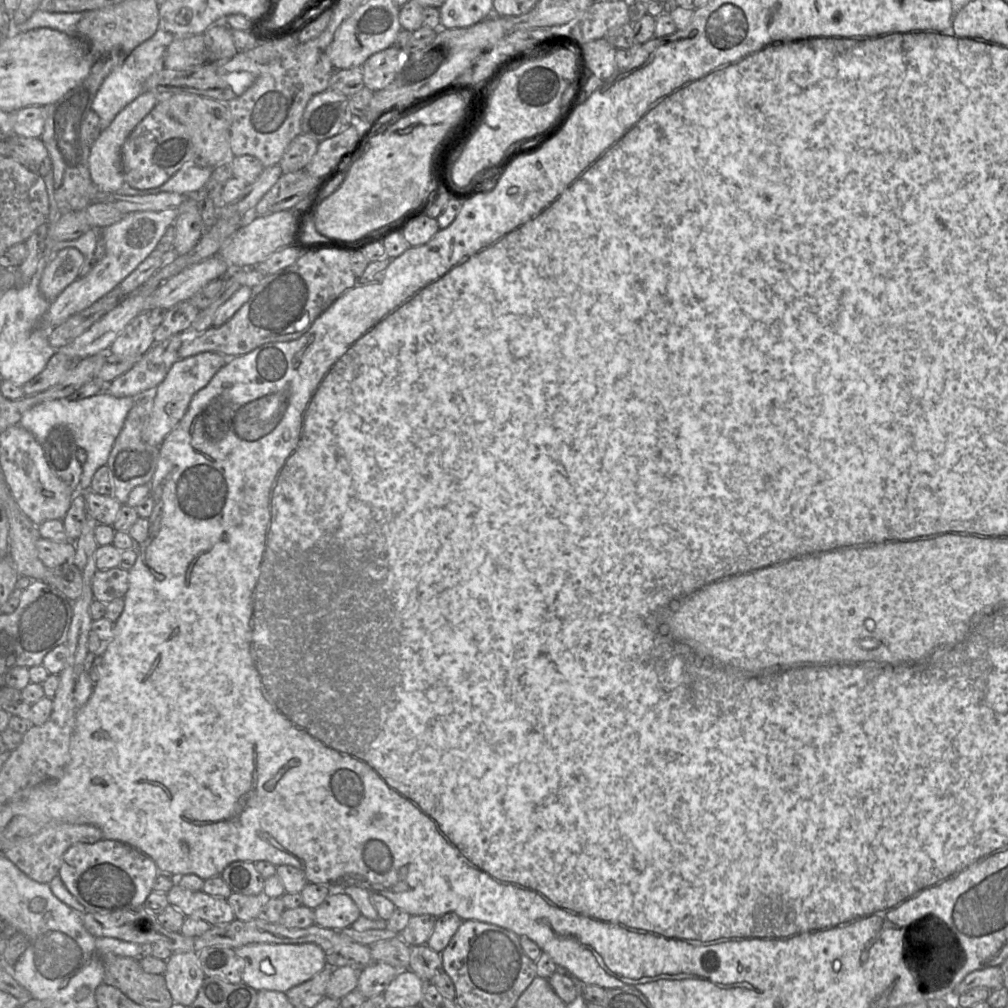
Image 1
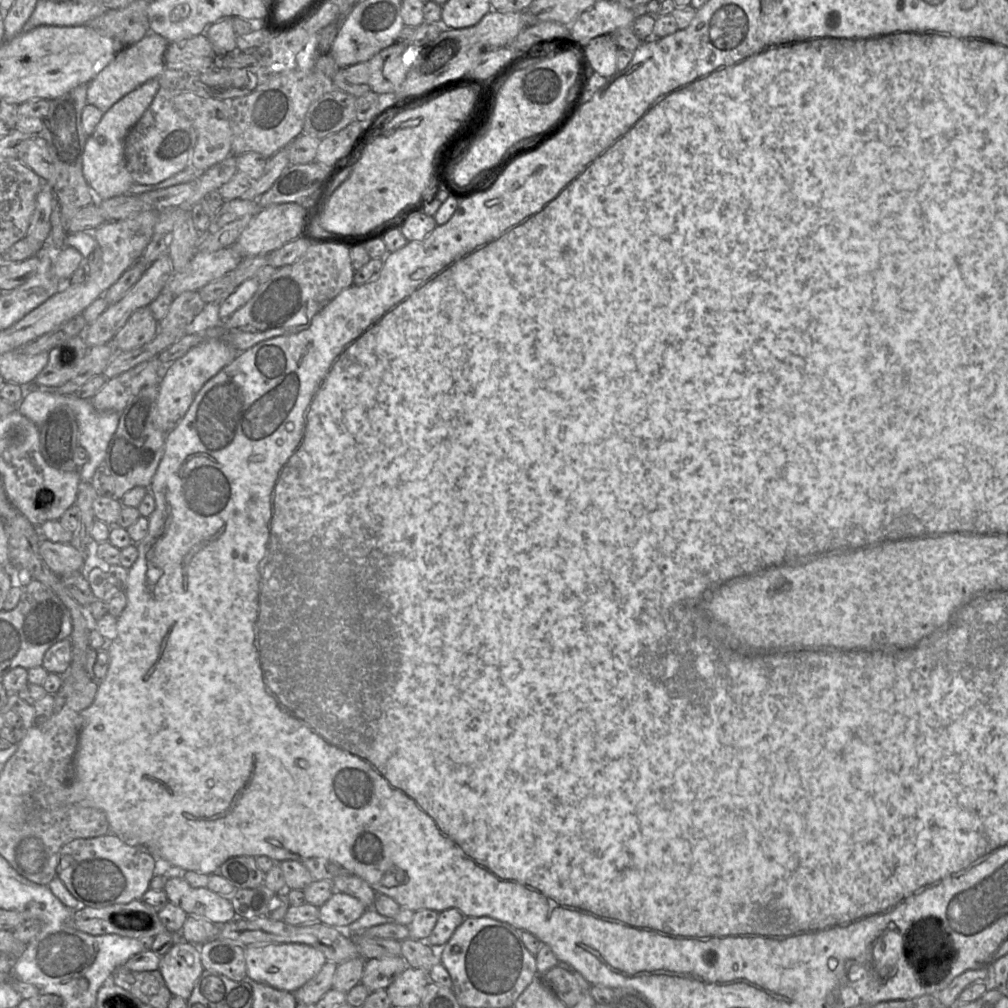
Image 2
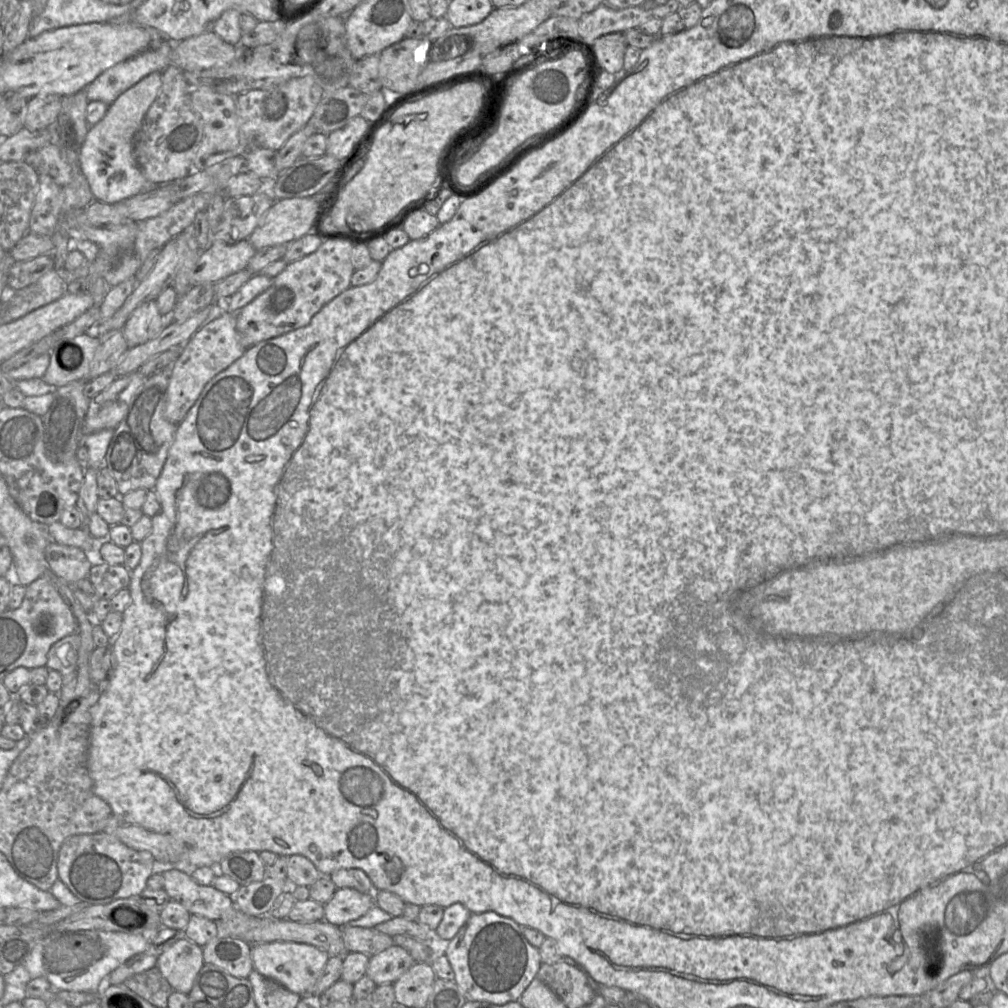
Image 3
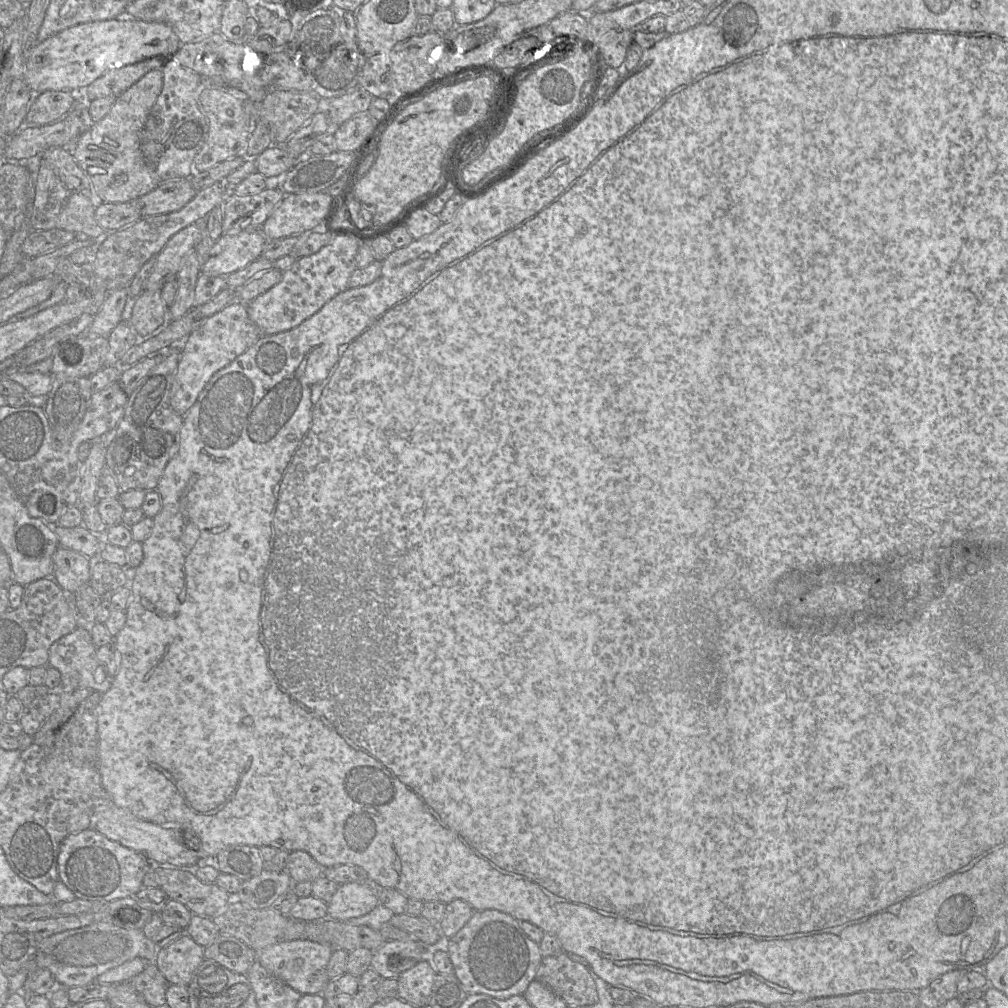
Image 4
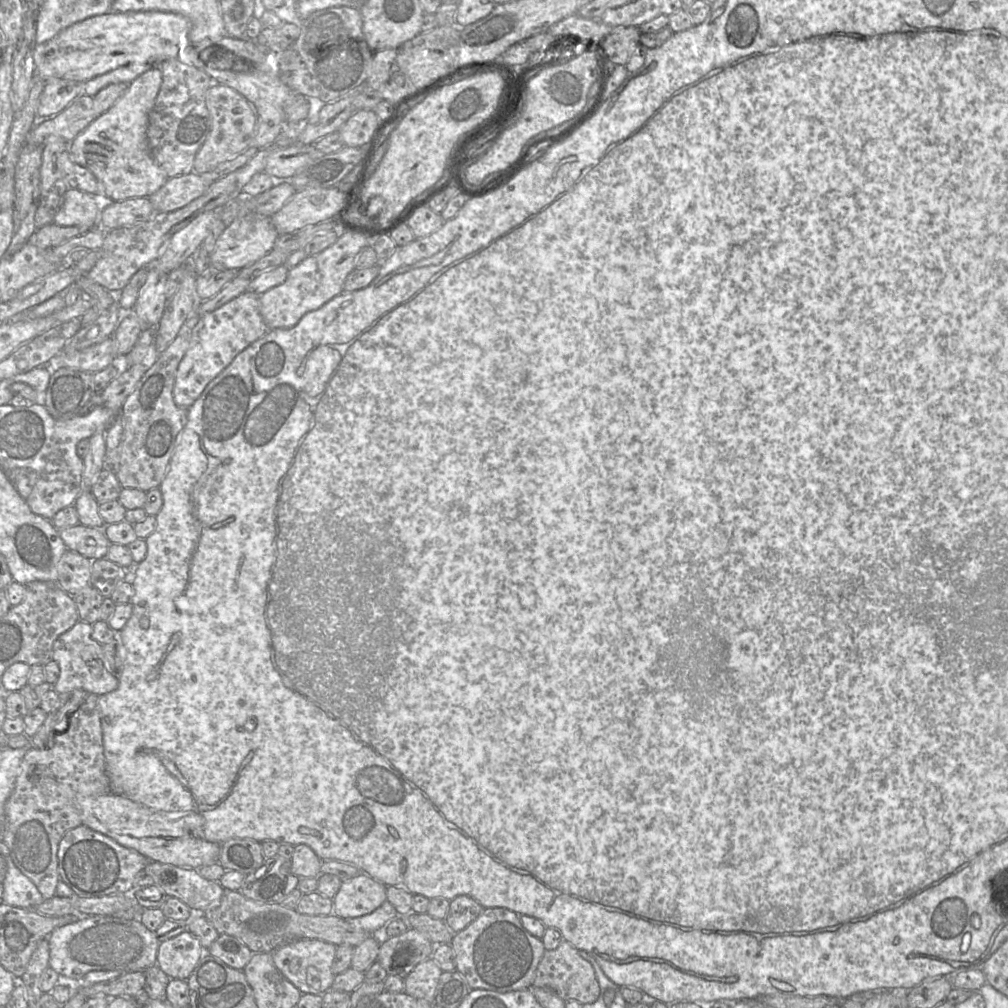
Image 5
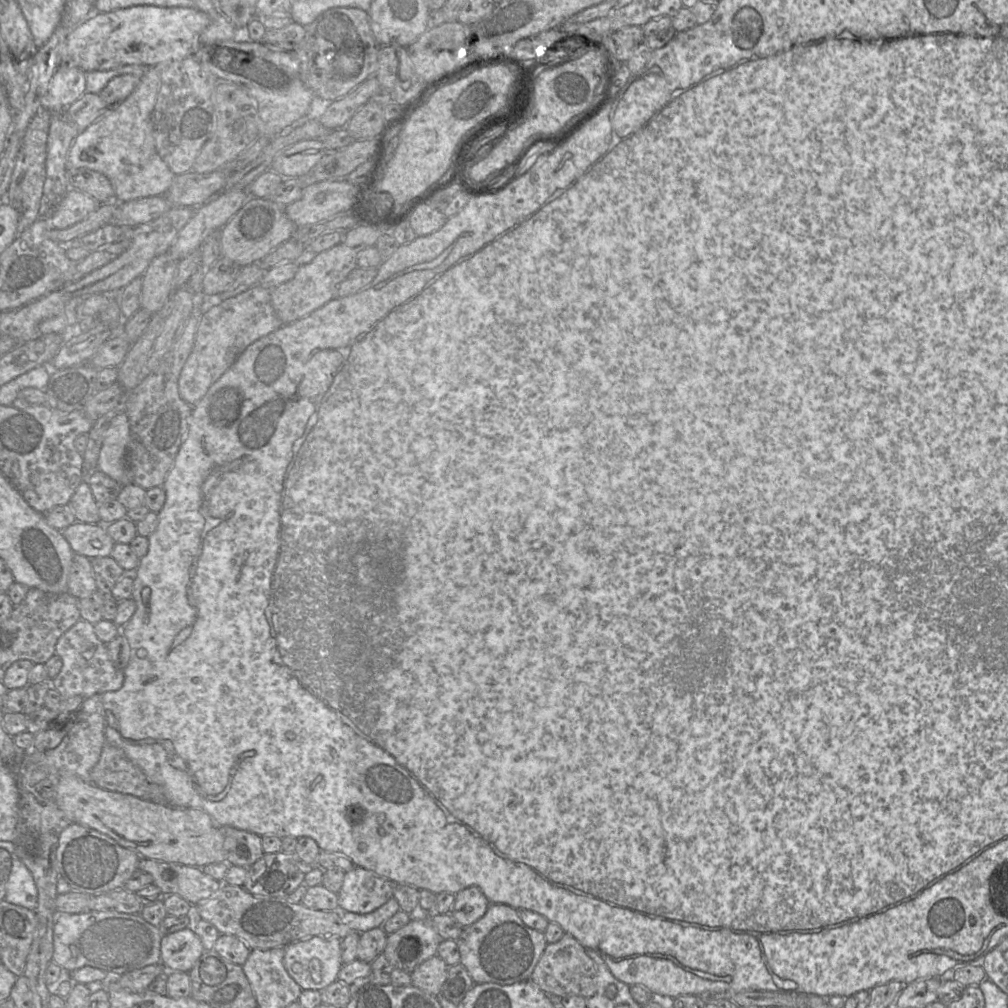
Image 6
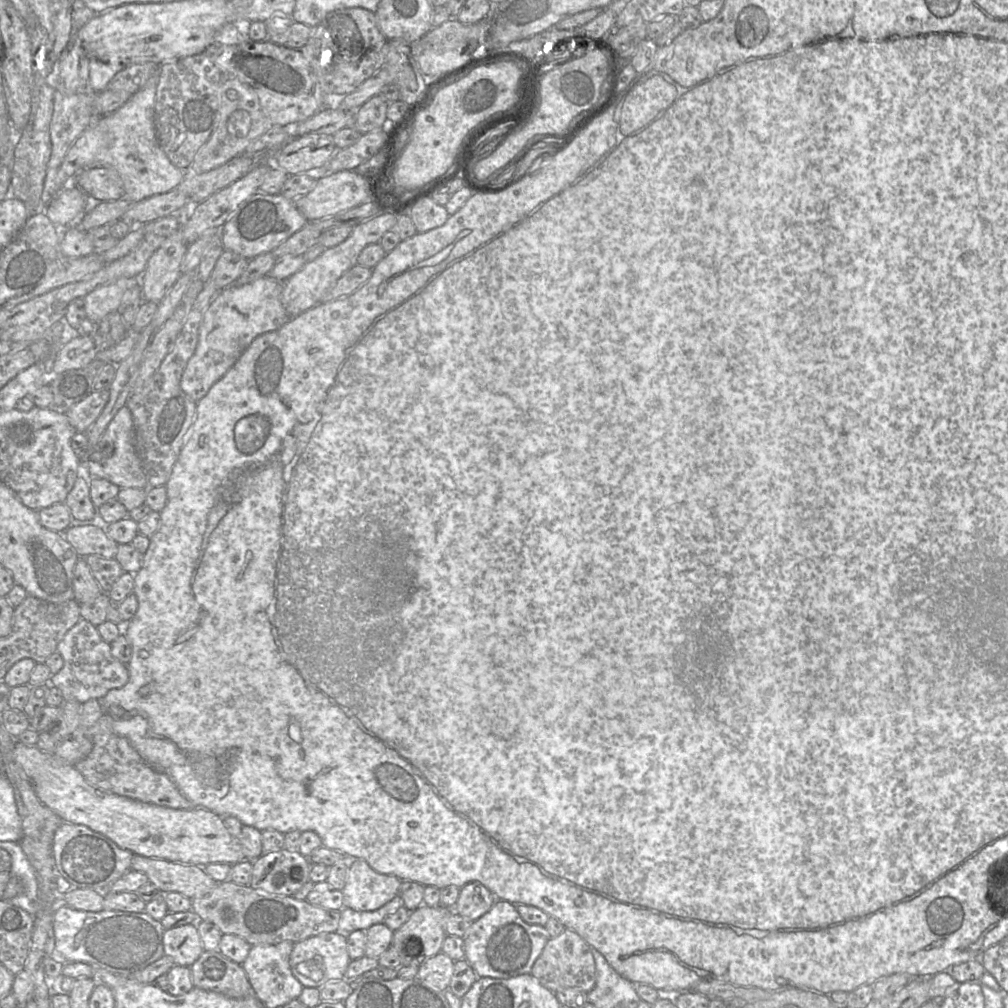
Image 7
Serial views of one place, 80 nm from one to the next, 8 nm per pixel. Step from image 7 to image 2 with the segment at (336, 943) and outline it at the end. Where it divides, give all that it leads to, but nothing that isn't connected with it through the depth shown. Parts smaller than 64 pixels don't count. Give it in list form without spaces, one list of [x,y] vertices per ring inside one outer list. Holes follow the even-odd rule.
[[[301,943],[251,944],[244,952],[247,978],[291,993],[315,977],[327,962],[320,950]]]

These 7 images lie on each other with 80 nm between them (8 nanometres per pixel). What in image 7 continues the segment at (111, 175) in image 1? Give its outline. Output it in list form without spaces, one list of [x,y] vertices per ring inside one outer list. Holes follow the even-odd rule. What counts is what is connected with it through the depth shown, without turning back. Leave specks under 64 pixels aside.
[[[159,75],[145,85],[115,112],[95,119],[73,142],[61,166],[67,177],[95,167],[112,167],[121,176],[125,197],[133,202],[174,190],[184,171],[174,166],[163,151],[154,126],[153,113]]]

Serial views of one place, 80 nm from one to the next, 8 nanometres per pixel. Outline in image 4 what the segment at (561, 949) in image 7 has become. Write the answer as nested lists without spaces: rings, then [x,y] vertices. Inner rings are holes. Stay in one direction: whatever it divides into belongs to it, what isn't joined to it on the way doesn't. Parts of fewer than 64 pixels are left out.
[[[565,951],[543,957],[535,979],[551,989],[568,1006],[587,1006],[598,1001],[590,968],[571,959]]]

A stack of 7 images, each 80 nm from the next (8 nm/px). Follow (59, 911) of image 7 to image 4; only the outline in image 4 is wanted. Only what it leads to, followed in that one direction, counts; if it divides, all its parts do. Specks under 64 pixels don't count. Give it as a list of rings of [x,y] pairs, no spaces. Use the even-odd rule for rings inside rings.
[[[99,922],[45,938],[38,944],[33,962],[38,969],[48,969],[53,974],[56,986],[73,988],[93,983],[104,972],[137,957],[154,963],[158,951],[153,940],[147,938],[142,930],[128,930]]]

